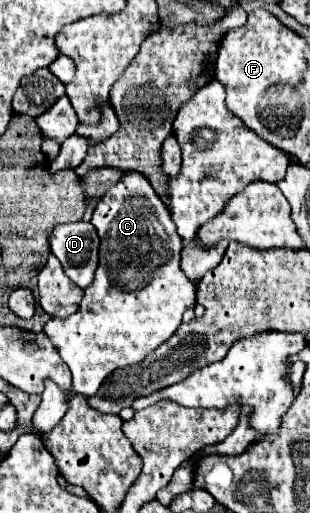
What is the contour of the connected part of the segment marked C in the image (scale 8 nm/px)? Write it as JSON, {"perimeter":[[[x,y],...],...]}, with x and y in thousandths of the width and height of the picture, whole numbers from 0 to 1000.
{"perimeter":[[[403,333],[390,353],[313,396],[294,431],[326,466],[306,544],[274,563],[248,610],[145,634],[152,657],[235,727],[235,750],[210,766],[174,745],[145,743],[132,789],[106,813],[126,844],[158,844],[203,817],[223,774],[294,774],[365,719],[435,712],[532,669],[584,634],[590,606],[629,595],[629,556],[577,520],[584,462],[468,341]]]}

